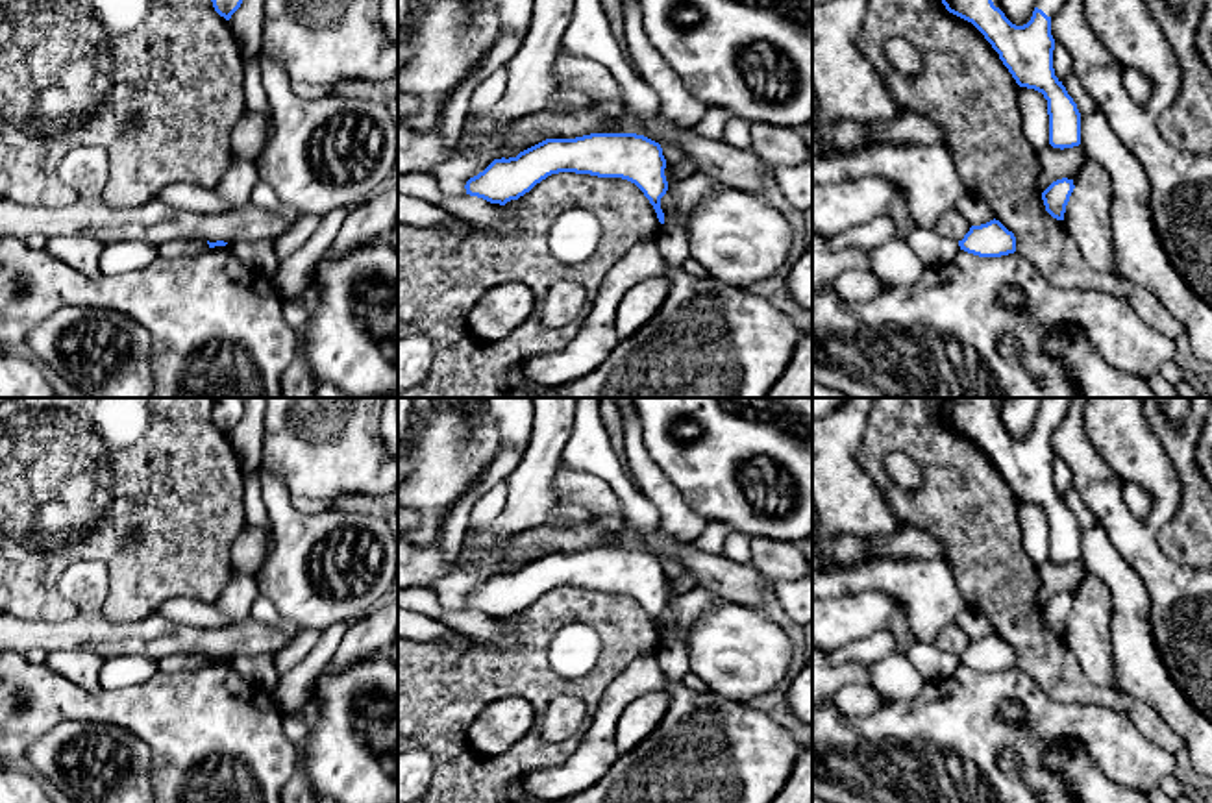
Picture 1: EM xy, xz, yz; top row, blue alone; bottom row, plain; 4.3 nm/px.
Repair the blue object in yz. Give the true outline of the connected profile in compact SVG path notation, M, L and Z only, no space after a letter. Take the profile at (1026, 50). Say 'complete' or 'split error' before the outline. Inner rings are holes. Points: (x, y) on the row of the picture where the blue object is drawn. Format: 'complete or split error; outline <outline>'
split error; outline M942 0L942 4L984 35L1020 87L1044 94L1049 144L1060 150L1079 146L1081 113L1053 68L1051 17L1064 0L1036 0L1033 17L1023 26L1012 24L992 0Z

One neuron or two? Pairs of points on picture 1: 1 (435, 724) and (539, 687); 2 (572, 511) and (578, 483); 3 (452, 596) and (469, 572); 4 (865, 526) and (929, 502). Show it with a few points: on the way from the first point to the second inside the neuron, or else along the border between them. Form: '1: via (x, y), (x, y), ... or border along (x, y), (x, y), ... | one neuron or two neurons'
1: via (461, 698), (478, 681), (513, 681) | one neuron
2: border along (559, 500), (580, 504), (591, 515) | two neurons
3: via (452, 591), (465, 578) | one neuron
4: border along (870, 478), (890, 511), (909, 526) | two neurons

